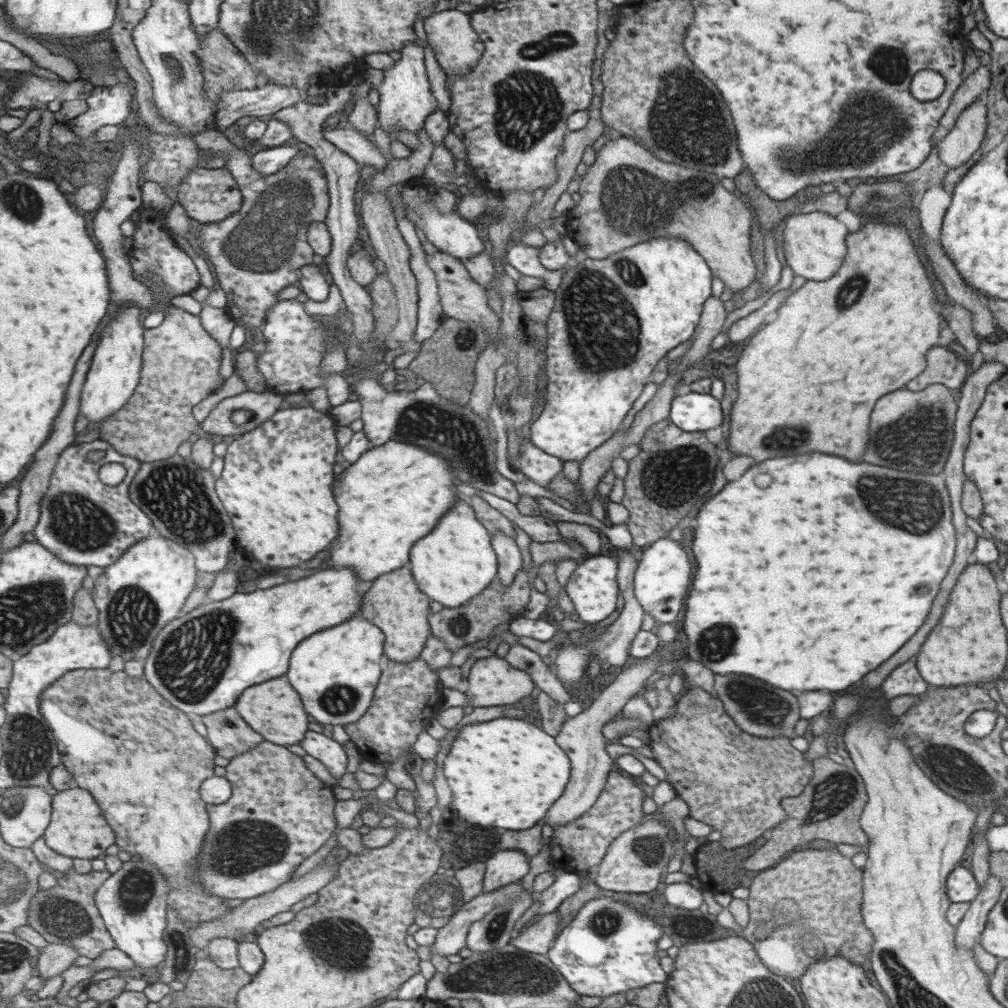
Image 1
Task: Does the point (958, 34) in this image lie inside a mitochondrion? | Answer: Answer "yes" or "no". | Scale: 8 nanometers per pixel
no

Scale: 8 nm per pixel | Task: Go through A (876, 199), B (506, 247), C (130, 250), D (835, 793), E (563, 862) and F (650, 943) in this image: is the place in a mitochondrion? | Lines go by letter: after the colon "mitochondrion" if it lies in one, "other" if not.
A: mitochondrion
B: other
C: other
D: mitochondrion
E: other
F: other

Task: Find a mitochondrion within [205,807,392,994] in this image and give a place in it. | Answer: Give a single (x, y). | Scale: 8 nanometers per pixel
(351, 955)

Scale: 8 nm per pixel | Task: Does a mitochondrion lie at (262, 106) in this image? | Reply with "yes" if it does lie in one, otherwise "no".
no

